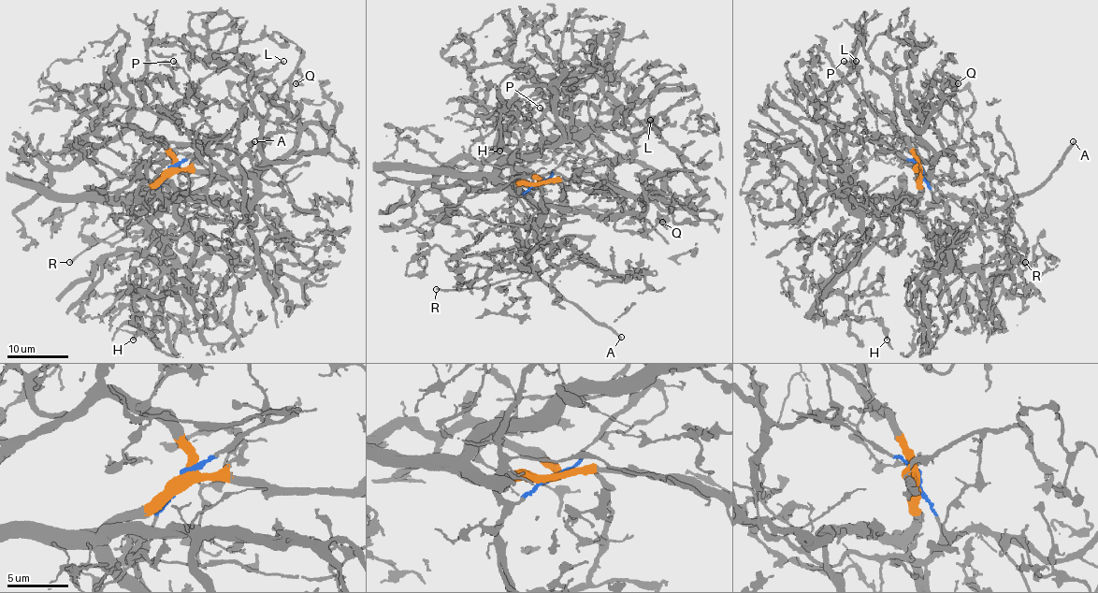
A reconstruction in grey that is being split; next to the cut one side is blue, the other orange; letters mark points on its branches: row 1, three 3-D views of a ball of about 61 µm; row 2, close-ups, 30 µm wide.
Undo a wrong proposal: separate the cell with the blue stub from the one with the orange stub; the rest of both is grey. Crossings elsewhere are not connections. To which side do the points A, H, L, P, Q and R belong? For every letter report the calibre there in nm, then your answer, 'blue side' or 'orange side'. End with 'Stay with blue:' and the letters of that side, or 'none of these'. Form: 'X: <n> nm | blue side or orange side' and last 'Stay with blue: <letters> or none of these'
A: 240 nm | blue side
H: 220 nm | orange side
L: 130 nm | orange side
P: 240 nm | blue side
Q: 260 nm | orange side
R: 170 nm | blue side
Stay with blue: A, P, R

